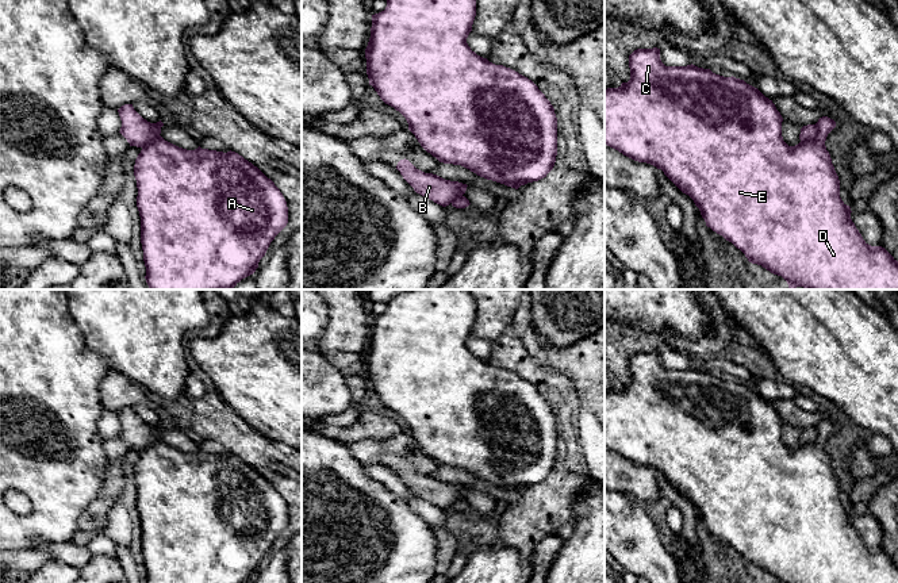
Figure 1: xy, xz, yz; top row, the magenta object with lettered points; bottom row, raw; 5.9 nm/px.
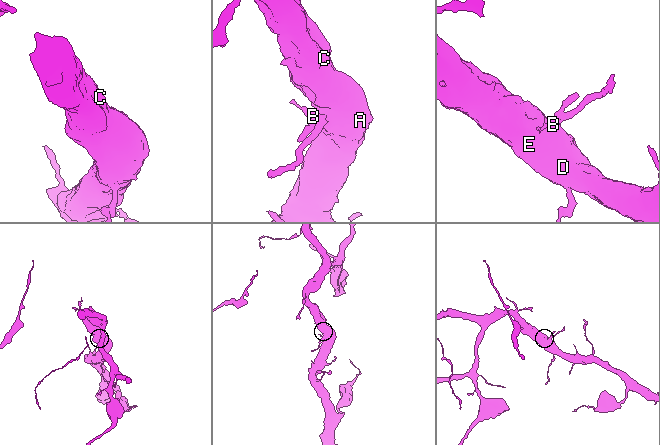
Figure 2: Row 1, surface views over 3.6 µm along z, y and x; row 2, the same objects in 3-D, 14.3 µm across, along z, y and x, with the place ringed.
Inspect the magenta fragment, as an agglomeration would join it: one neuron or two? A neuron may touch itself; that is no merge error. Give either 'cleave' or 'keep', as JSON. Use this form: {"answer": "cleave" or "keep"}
{"answer": "cleave"}

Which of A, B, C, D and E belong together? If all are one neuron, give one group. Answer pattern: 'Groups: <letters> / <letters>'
Groups: A C D E / B

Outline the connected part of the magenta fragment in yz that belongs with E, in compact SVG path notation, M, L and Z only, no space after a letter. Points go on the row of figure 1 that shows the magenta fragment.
M637 49L629 55L630 80L618 88L605 89L605 143L623 156L646 162L664 174L699 208L706 226L740 249L749 262L761 265L774 275L782 276L788 289L803 287L806 289L898 289L898 261L882 246L868 245L851 219L851 207L840 197L840 180L832 164L825 141L836 127L836 122L828 116L818 119L817 137L810 142L799 142L788 146L782 137L783 118L772 100L765 97L757 88L736 77L724 77L710 69L687 66L665 66L660 60L660 49Z

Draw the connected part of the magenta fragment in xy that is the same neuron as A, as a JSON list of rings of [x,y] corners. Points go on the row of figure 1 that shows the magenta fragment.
[[[161,135],[142,147],[134,165],[141,243],[149,289],[233,289],[253,275],[270,242],[288,223],[287,202],[257,166],[235,151],[179,147]]]

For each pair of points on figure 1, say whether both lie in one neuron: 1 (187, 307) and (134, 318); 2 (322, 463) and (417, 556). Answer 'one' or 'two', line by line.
1: one
2: one

